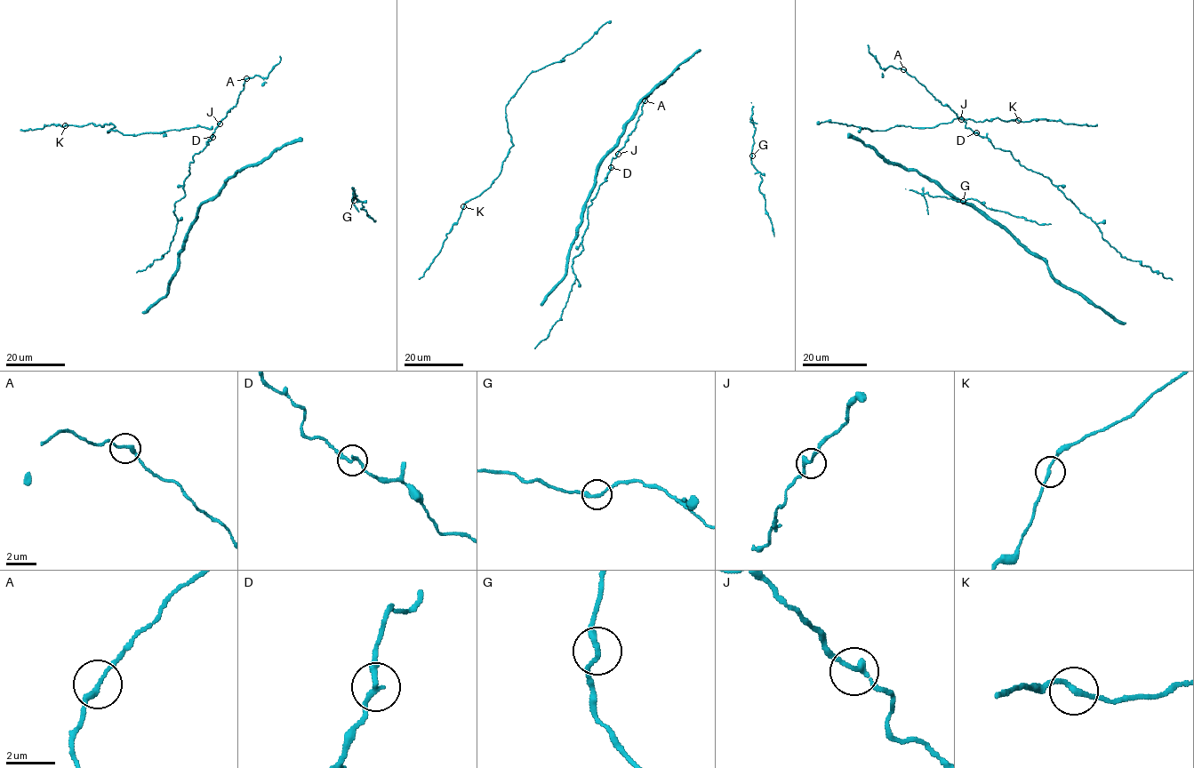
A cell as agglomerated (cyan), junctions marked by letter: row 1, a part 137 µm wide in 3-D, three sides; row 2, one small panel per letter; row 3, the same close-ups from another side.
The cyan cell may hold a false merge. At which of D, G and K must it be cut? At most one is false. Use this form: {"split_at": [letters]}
{"split_at": []}

